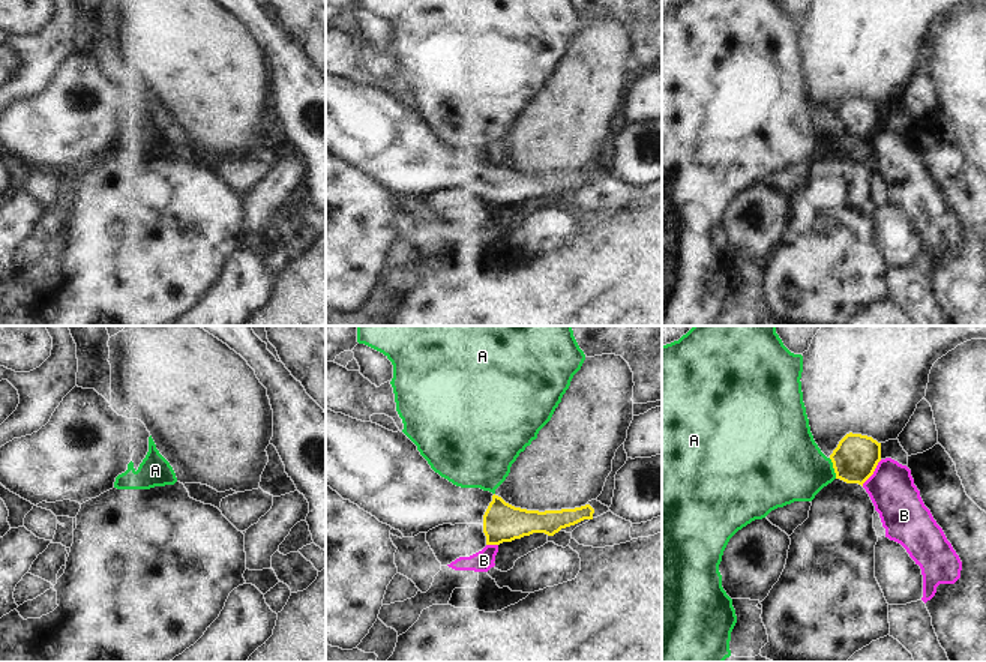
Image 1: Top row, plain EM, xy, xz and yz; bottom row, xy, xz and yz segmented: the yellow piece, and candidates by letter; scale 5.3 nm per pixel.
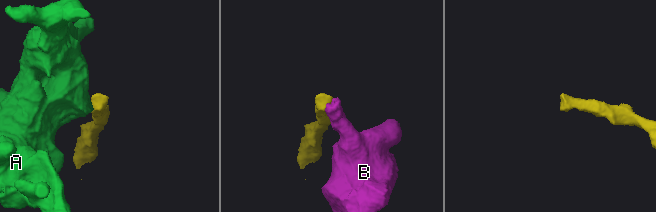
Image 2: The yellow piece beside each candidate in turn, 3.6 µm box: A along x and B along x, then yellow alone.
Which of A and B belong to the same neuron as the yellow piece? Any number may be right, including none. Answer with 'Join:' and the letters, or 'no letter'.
Join: no letter

